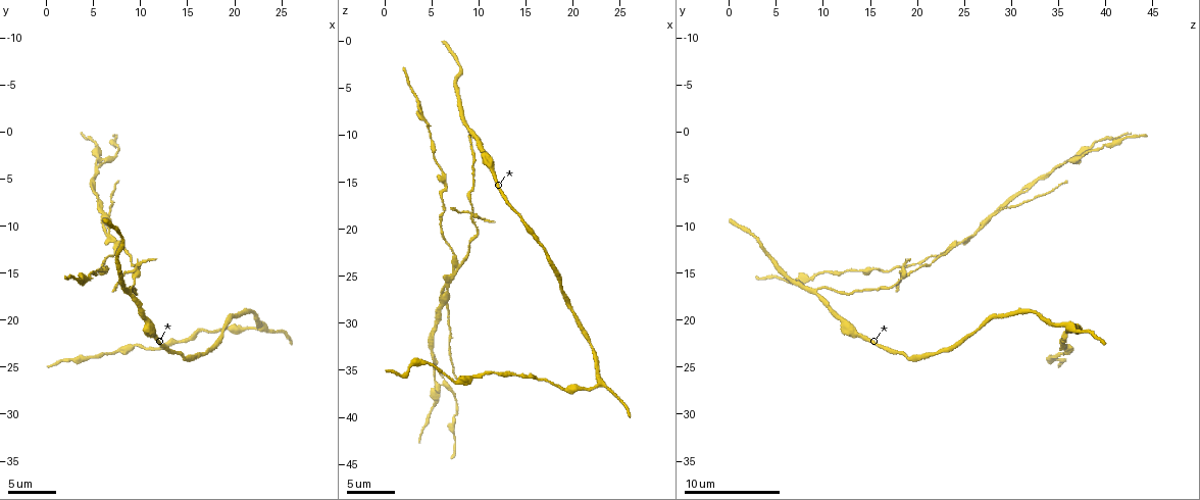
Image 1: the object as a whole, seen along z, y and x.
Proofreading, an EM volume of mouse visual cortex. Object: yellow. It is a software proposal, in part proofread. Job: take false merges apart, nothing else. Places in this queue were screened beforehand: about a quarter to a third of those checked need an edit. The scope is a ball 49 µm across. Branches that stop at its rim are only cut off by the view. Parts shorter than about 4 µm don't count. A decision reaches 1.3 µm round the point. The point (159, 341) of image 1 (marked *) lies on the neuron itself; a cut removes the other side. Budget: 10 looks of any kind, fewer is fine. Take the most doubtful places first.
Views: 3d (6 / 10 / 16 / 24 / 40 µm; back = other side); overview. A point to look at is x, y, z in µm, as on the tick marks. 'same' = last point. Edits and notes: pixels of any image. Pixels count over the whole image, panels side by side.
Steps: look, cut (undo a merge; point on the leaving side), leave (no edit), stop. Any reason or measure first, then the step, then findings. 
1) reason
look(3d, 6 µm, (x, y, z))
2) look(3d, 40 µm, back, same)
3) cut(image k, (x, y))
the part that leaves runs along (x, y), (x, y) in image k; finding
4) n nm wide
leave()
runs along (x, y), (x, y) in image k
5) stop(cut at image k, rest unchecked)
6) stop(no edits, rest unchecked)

two arms at a narrow angle
look(3d, 6 µm, (6.2, 2.8, 36.4))

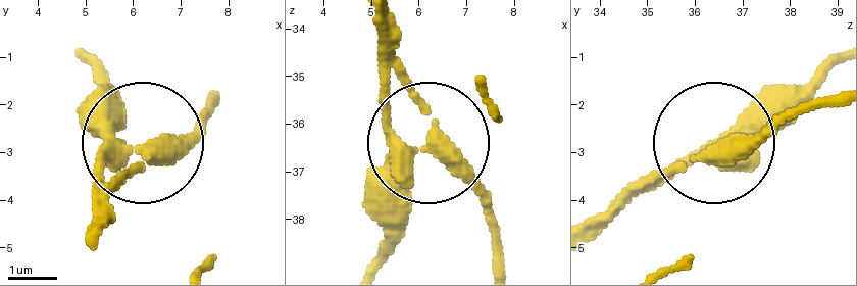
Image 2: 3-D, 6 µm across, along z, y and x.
4 arms
leave()
all the same neuron

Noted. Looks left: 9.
three-way junction
look(3d, 16 µm, (7.4, 12.2, 23.6))

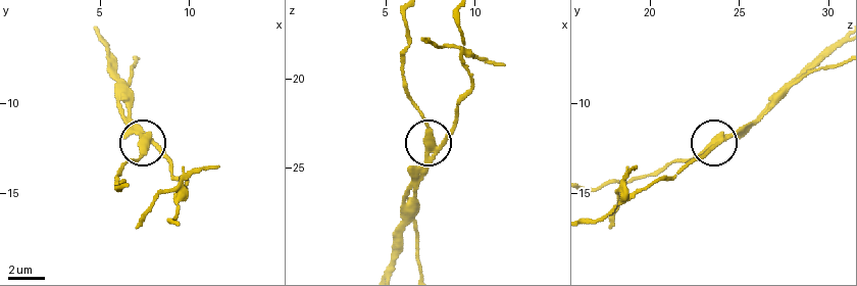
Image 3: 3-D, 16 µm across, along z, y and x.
side arm 25 µm
leave()
runs along (460, 18), (469, 87), (438, 145), (419, 106) in image 3; one neuron here

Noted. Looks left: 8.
looks like a crossing
look(3d, 10 µm, (9.6, 15.0, 18.8))

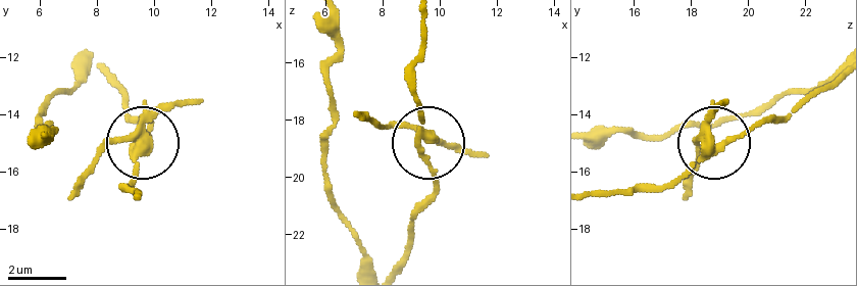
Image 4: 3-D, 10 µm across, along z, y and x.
zoom in
look(3d, 6 µm, (9.6, 15.2, 18.8))

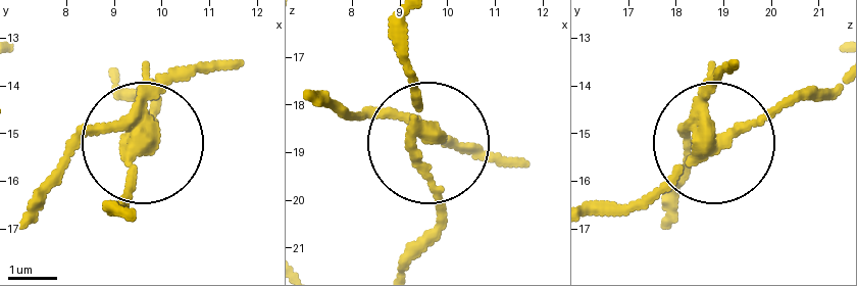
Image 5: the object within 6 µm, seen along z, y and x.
cut(image 5, (163, 80))
the part that leaves runs along (418, 125), (304, 93) in image 5; a second neuron is stuck on

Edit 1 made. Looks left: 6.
look(overview)

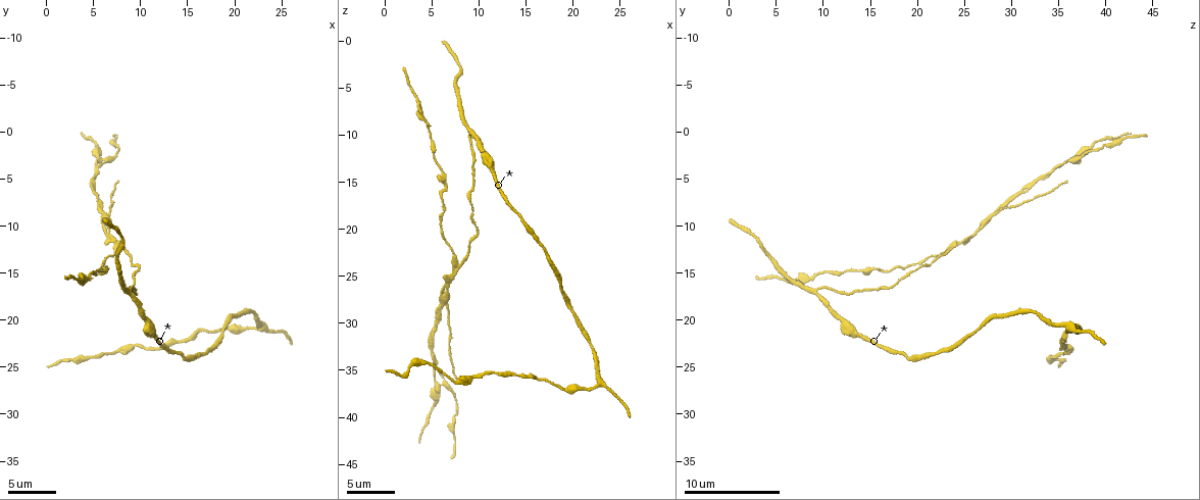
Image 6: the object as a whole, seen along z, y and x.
three arms meet
look(3d, 6 µm, (8.8, 16.6, 9.0))

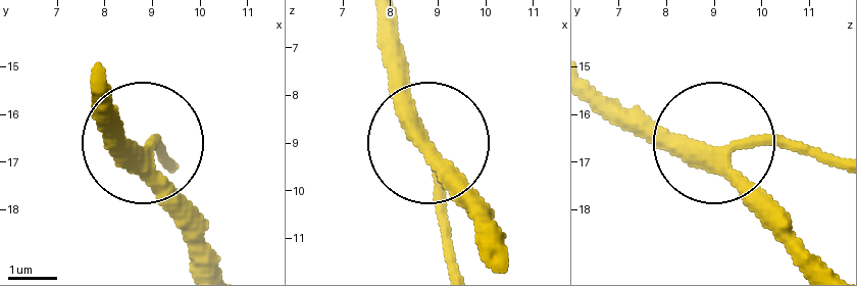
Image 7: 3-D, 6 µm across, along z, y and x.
290 nm wide
leave()
runs along (509, 250), (493, 209), (427, 141), (399, 35) in image 7; all the same neuron

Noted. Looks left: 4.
three arms meet
look(3d, 10 µm, (22.6, 21.2, 36.6))

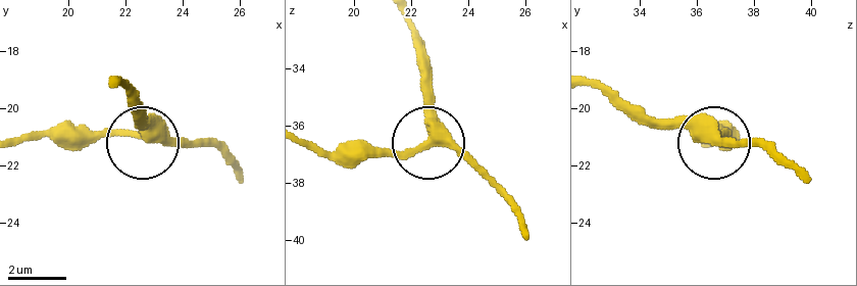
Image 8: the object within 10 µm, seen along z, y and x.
look(3d, 10 µm, back, (22.8, 21.0, 36.6))

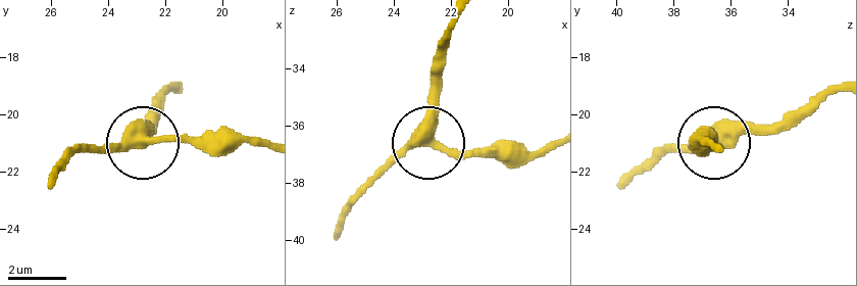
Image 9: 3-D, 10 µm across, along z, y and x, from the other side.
370 nm wide
leave()
runs along (458, 18), (436, 84), (434, 136), (406, 150), (358, 199) in image 9; continuous, no second neuron

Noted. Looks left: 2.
stop(cut at image 5, rest unchecked)

